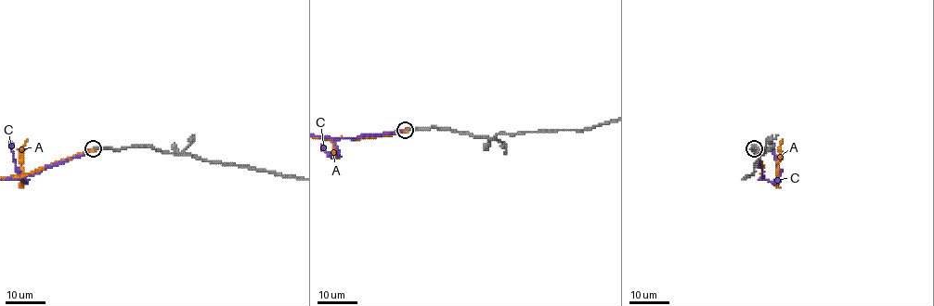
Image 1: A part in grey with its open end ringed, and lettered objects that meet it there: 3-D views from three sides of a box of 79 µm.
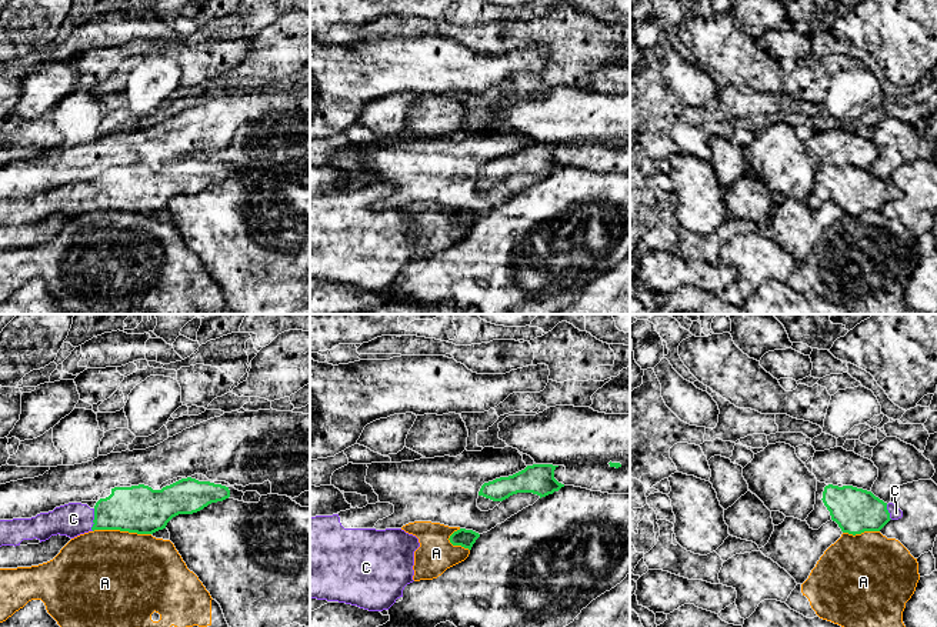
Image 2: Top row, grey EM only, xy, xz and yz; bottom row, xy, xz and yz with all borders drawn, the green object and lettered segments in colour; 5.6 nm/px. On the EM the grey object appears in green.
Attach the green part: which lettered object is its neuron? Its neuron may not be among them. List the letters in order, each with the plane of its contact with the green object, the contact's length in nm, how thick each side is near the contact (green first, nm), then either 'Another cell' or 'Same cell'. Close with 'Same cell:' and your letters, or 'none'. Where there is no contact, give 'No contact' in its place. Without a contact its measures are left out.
A: Touches green in xy. Shared border 320 nm. Thickness 280 nm (green) against 500 nm. Another cell
C: Touches green in xy. Shared border 130 nm. Thickness 260 nm (green) against 190 nm. Same cell
Same cell: C

